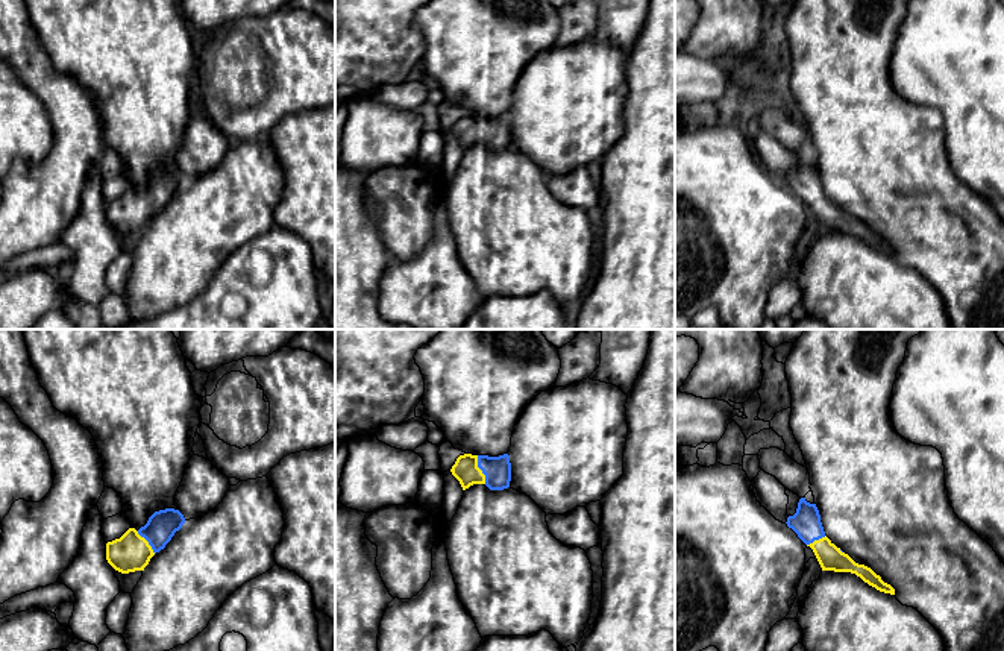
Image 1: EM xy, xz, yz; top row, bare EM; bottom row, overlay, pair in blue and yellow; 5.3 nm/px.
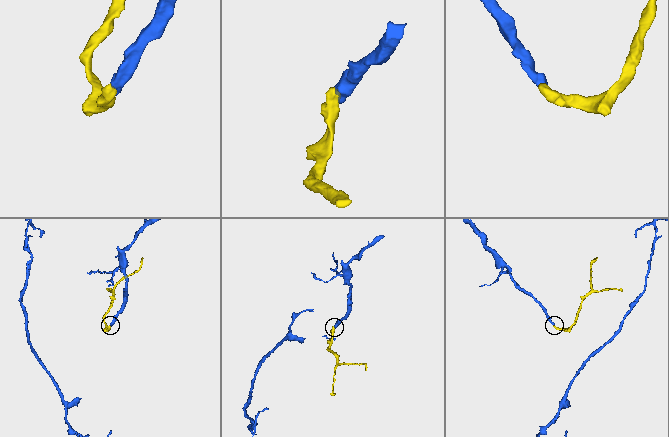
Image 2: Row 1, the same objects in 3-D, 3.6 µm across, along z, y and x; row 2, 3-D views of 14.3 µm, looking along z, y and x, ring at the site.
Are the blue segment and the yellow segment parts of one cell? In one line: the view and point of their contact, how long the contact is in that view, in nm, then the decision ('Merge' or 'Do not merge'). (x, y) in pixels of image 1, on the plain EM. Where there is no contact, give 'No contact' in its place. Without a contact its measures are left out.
Touches blue at xz (480, 128). Shared border 160 nm. Merge

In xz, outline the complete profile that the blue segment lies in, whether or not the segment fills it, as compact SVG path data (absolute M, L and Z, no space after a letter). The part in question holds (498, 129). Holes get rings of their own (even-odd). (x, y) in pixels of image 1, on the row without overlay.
M460 115L450 129L460 141L463 150L473 144L485 144L490 150L504 150L510 147L511 123L510 115Z

